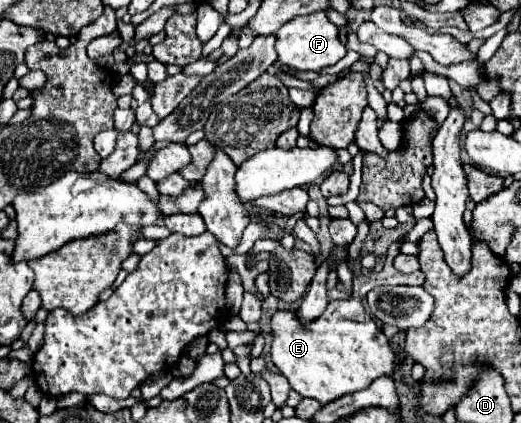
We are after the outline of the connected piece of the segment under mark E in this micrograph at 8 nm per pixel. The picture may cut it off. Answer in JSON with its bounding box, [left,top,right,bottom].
[271,262,425,404]

